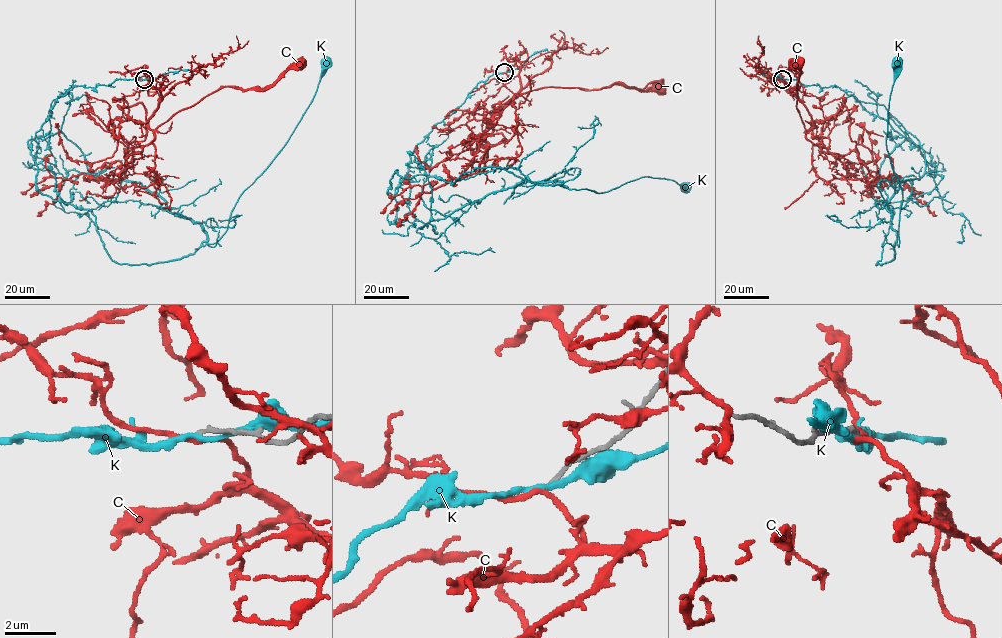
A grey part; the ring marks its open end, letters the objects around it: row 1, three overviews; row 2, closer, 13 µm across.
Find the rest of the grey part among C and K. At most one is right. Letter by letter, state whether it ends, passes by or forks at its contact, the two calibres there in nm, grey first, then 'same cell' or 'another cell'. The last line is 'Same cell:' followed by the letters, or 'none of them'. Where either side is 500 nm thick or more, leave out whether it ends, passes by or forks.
C: it passes by; 180 nm thick on the grey side, 200 nm on the other; another cell
K: it passes by; 180 nm thick on the grey side, 200 nm on the other; another cell
Same cell: none of them

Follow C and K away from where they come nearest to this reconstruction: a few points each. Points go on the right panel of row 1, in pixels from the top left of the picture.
C: (782, 79), (786, 90), (811, 117), (812, 126), (807, 130), (796, 109), (797, 63)
K: (782, 79), (836, 86), (907, 139), (879, 170), (894, 212), (880, 264), (902, 203), (886, 147), (896, 61)

